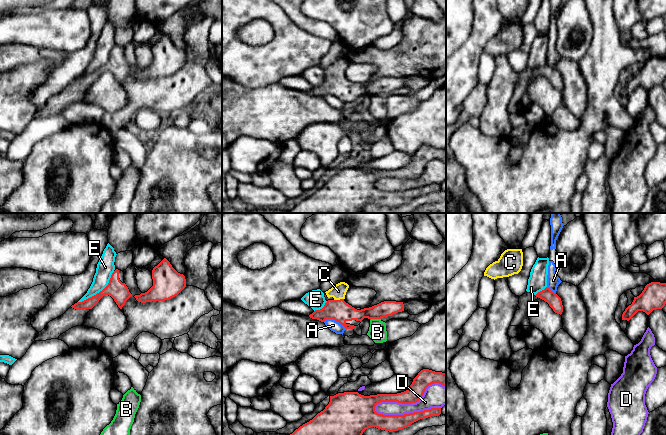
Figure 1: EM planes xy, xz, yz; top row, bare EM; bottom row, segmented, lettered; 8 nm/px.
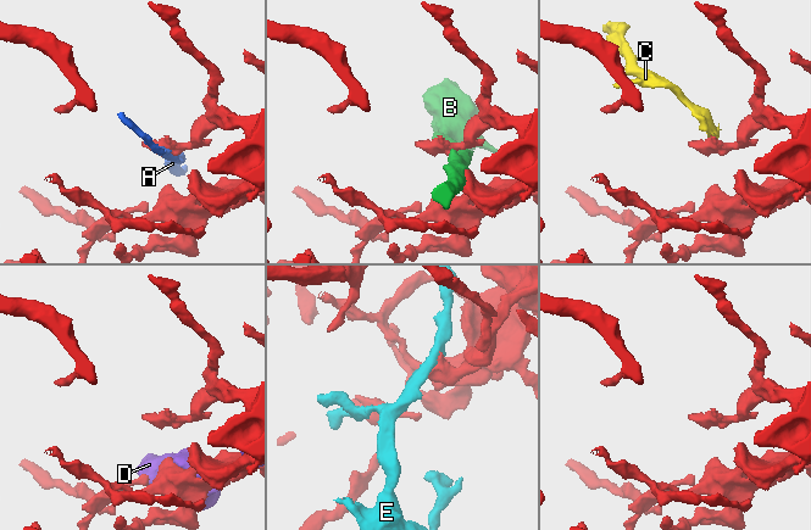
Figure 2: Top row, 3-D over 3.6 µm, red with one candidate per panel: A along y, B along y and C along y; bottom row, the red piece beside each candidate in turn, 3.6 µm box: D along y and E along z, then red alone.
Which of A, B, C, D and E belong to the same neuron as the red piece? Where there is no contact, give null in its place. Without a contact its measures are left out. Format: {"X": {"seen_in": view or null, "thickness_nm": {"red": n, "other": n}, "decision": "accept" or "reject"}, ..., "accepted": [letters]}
{"A": {"seen_in": "xz", "thickness_nm": {"red": 170, "other": 90}, "decision": "reject"}, "B": {"seen_in": "xz", "thickness_nm": {"red": 140, "other": 150}, "decision": "reject"}, "C": {"seen_in": "xz", "thickness_nm": {"red": 170, "other": 120}, "decision": "accept"}, "D": {"seen_in": "xz", "thickness_nm": {"red": 140, "other": 190}, "decision": "reject"}, "E": {"seen_in": "xy", "thickness_nm": {"red": 150, "other": 140}, "decision": "reject"}, "accepted": ["C"]}

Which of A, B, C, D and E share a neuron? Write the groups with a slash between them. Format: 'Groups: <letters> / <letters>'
Groups: A / B / C / D / E

